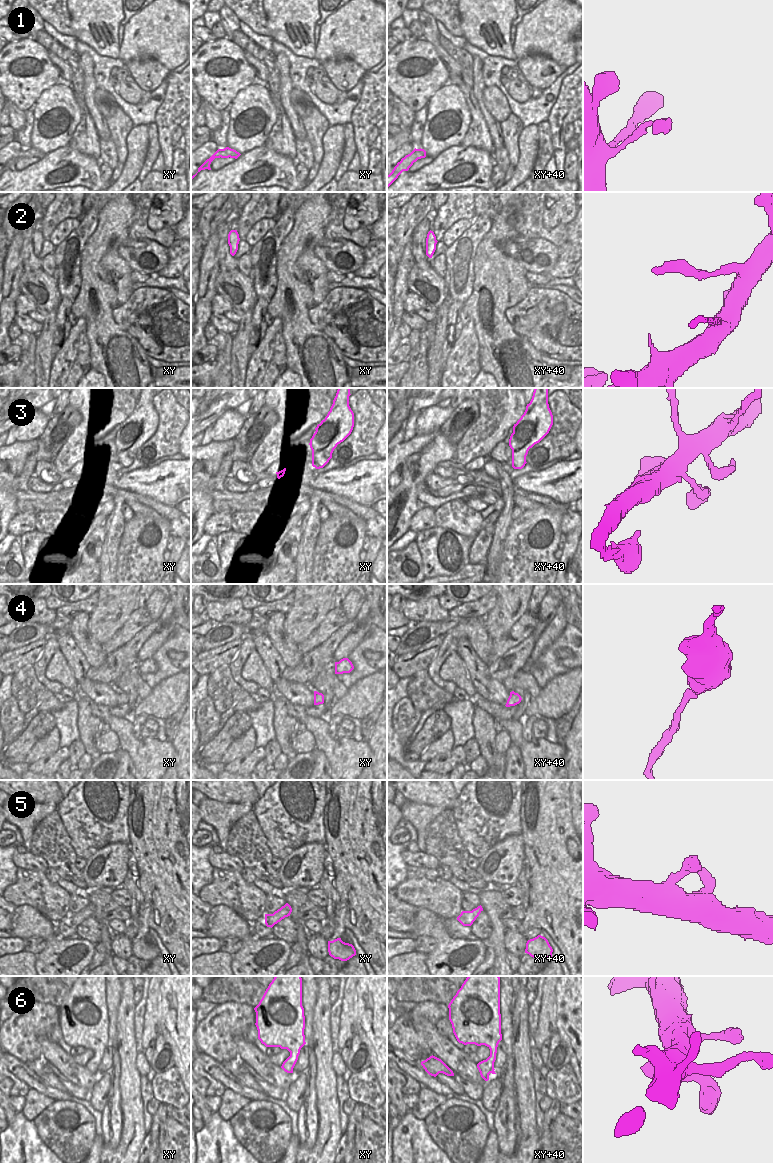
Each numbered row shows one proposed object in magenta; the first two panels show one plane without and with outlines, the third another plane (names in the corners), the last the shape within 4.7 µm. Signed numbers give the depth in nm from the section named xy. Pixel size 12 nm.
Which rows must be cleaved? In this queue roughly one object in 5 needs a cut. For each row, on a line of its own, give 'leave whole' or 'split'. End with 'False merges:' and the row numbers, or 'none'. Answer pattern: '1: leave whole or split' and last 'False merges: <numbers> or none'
1: leave whole
2: leave whole
3: leave whole
4: leave whole
5: leave whole
6: leave whole
False merges: none

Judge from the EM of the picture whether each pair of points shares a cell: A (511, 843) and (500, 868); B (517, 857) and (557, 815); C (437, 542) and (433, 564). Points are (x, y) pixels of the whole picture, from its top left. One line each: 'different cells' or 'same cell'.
A: same cell
B: different cells
C: same cell

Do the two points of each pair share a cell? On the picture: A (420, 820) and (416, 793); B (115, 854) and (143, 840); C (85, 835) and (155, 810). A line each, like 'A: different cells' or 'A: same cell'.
A: different cells
B: different cells
C: different cells

